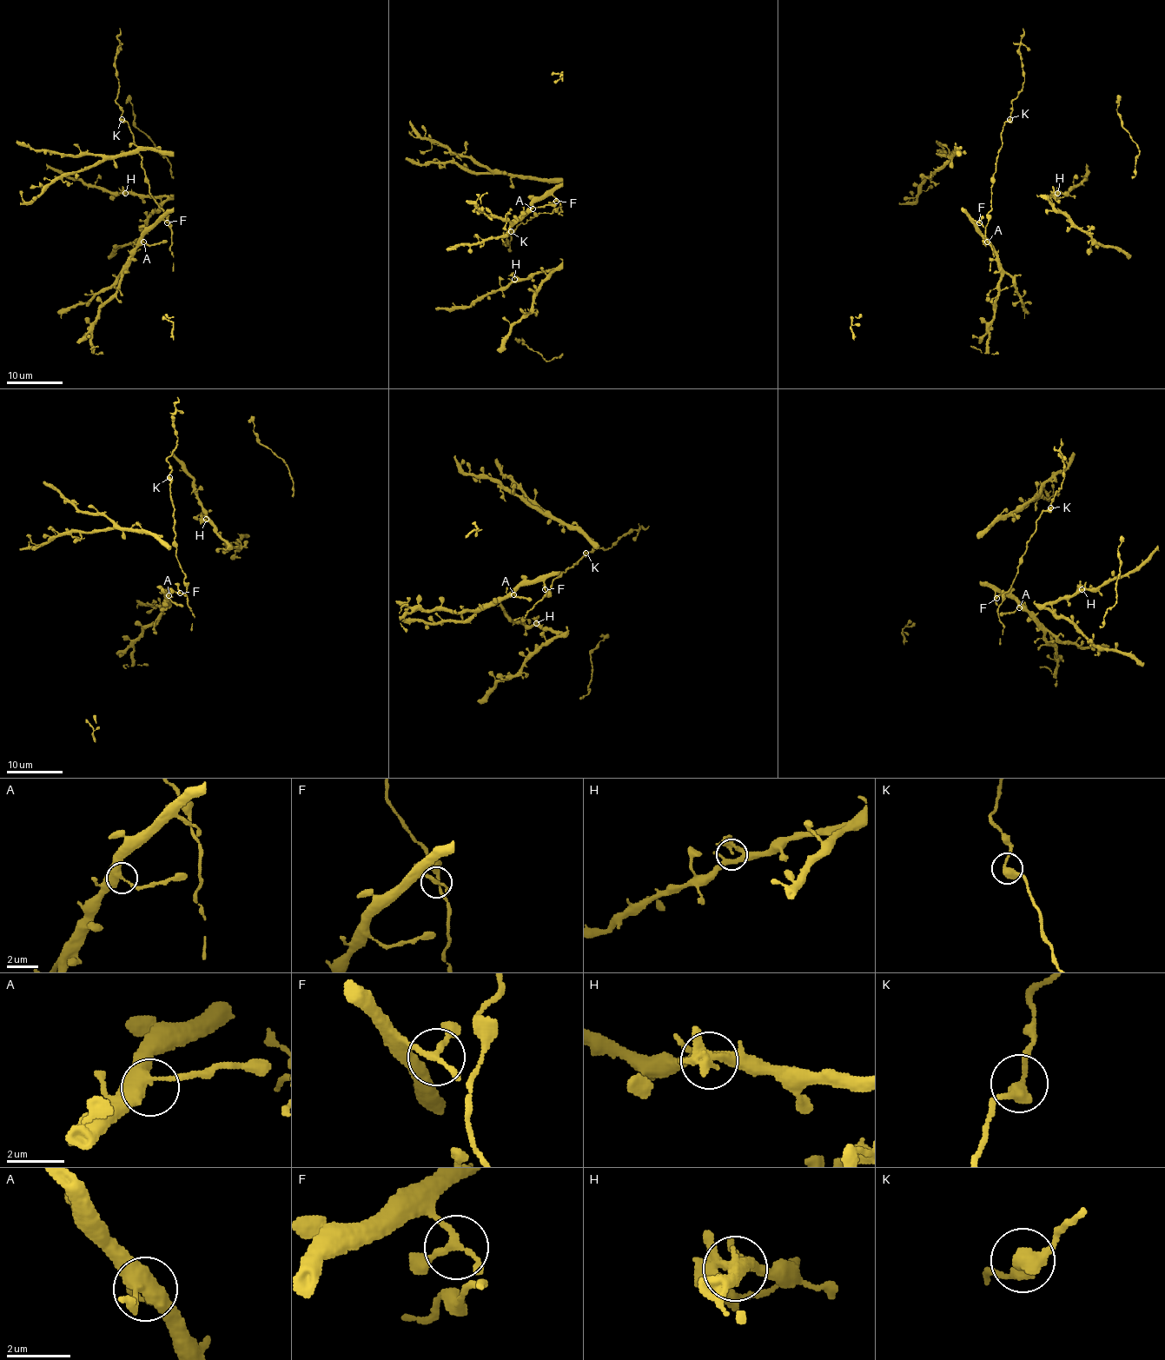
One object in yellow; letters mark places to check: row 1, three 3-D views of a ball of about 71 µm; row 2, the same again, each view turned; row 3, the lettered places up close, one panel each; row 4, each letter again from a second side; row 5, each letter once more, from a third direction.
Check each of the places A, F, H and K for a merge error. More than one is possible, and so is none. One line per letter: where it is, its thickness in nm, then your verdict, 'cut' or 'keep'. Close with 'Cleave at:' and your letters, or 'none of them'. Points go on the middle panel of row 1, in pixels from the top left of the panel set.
A: at (532, 208); 360 nm thick; keep
F: at (556, 201); 180 nm thick; keep
H: at (514, 279); 200 nm thick; keep
K: at (511, 231); 400 nm thick; keep
Cleave at: none of them

